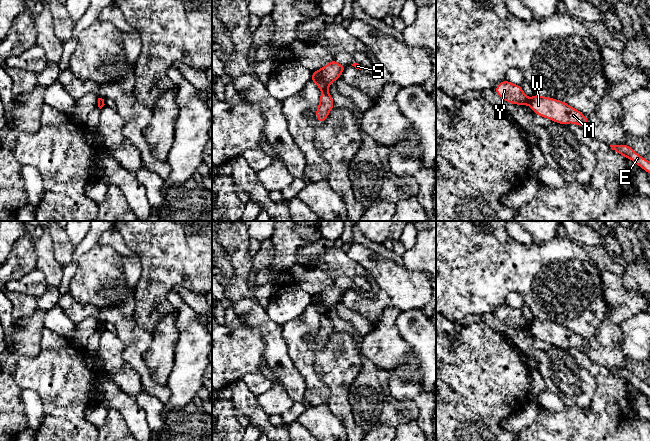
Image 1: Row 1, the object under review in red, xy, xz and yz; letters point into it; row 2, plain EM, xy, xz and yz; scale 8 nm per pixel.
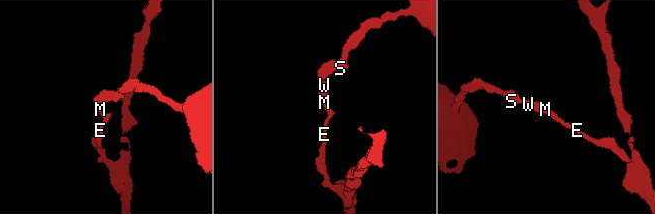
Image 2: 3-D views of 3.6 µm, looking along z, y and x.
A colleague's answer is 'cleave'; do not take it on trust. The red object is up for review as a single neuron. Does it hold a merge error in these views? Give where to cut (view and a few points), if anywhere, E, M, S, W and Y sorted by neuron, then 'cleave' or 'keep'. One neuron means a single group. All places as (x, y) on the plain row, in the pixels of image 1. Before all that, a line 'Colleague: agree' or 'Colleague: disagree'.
Colleague: agree
cut in yz along (530, 322), (528, 328); E M W / S Y; cleave

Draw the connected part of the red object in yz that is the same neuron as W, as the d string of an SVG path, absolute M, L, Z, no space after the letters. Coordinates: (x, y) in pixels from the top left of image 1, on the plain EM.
M535 318L530 322L529 329L534 337L559 348L574 347L583 352L589 347L583 337L557 323Z

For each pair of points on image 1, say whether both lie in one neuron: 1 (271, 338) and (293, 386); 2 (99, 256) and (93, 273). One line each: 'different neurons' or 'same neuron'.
1: same neuron
2: same neuron

